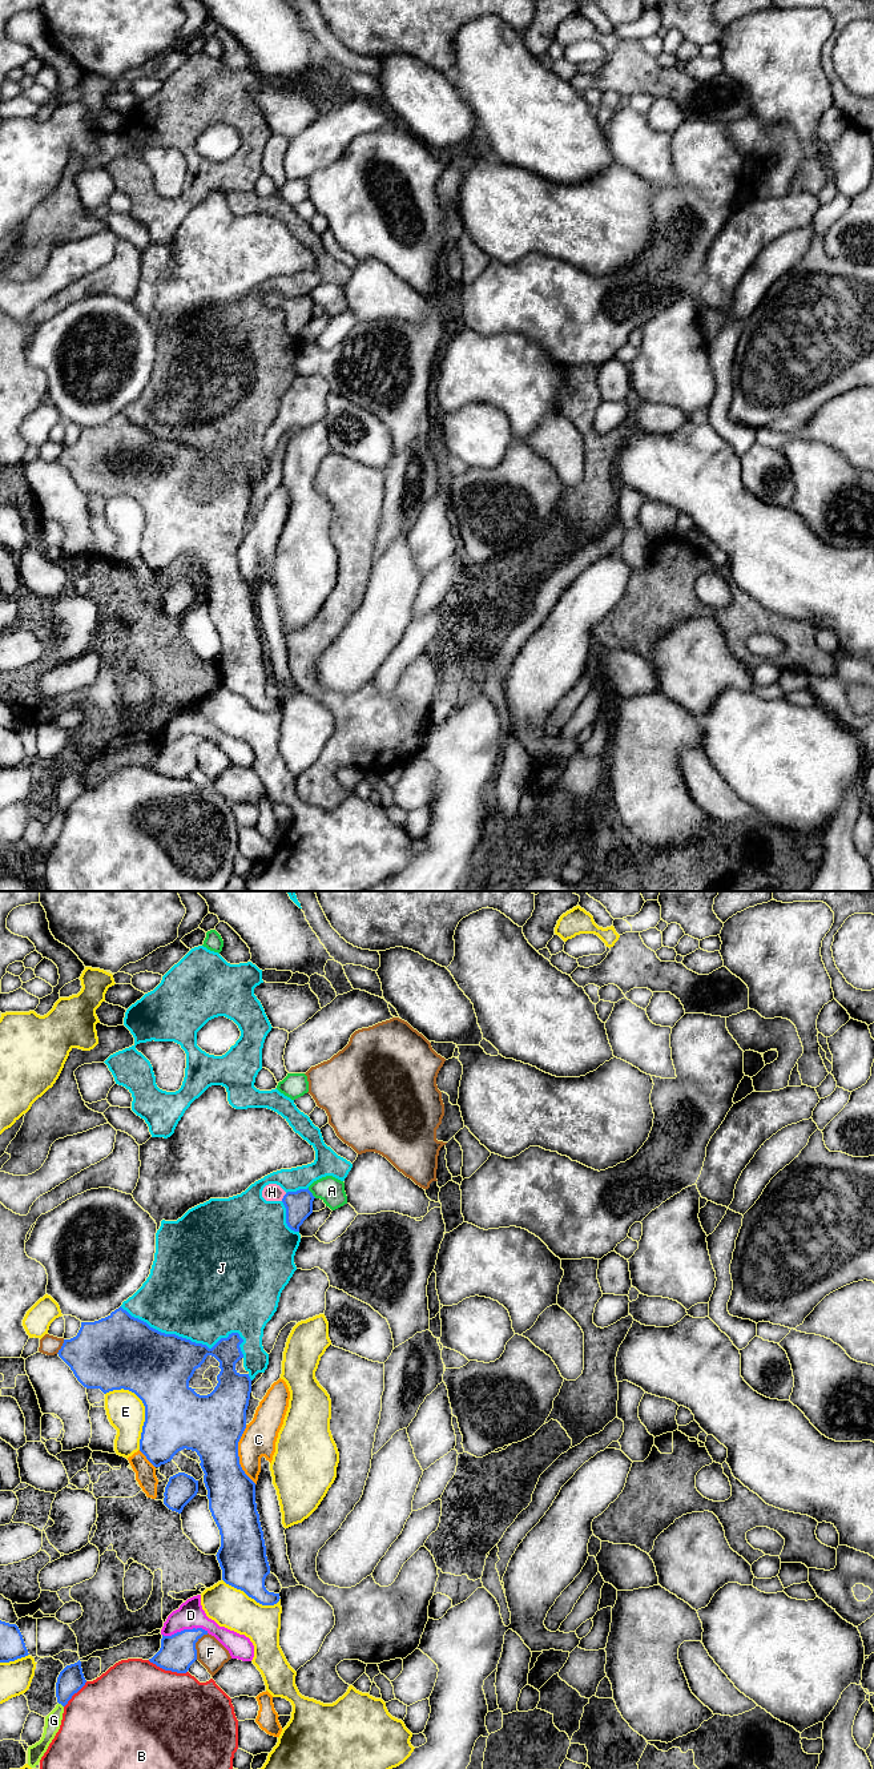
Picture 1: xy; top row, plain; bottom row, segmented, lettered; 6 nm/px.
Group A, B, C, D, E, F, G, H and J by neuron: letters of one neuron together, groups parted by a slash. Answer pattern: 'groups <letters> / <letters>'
groups A / B / C / D / E / F / G / H / J

